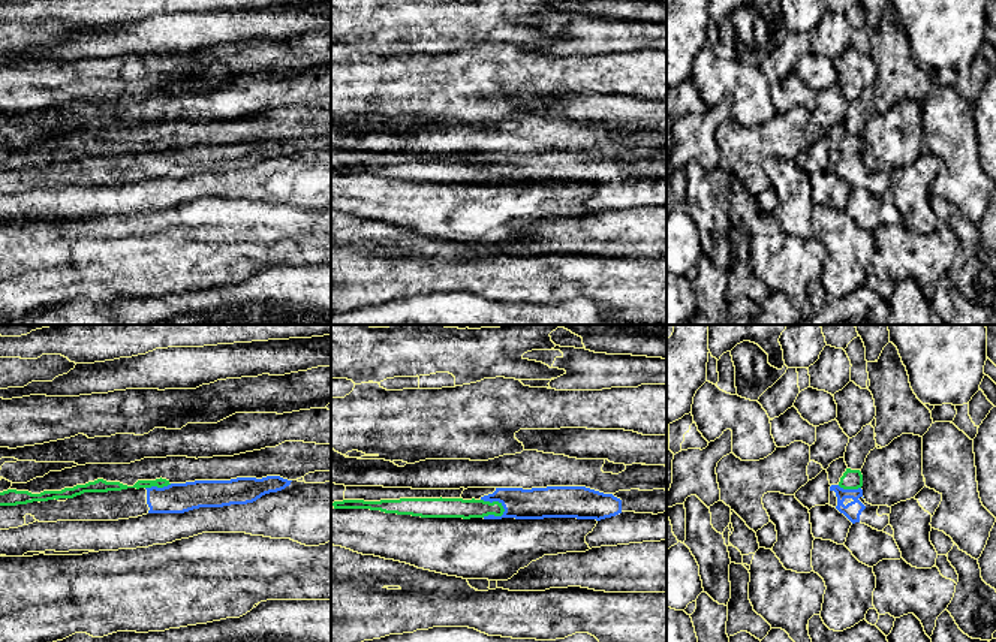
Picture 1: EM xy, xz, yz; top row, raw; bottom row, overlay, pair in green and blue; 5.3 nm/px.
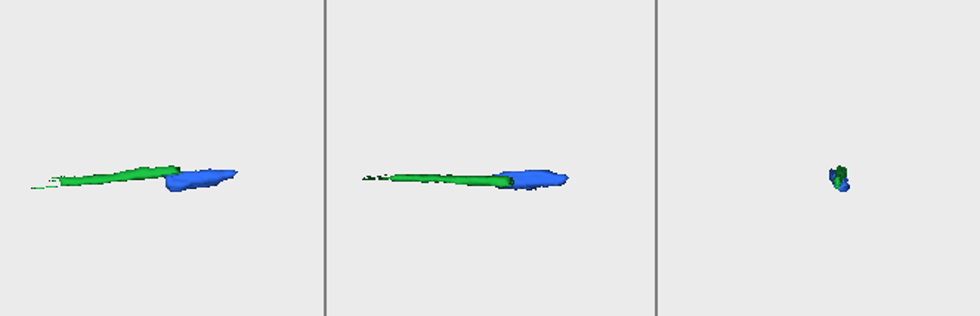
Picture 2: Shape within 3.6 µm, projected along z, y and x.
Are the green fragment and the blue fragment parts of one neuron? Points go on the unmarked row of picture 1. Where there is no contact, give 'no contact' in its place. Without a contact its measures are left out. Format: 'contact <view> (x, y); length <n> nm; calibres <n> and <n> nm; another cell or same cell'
contact xz (496, 166); length 150 nm; calibres 110 and 170 nm; another cell

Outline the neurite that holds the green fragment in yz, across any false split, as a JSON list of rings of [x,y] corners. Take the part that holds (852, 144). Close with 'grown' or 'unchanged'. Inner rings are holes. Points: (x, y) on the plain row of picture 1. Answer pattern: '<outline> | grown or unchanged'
[[[839,123],[827,133],[830,150],[839,150],[843,154],[858,154],[863,151],[863,139],[860,135],[851,135],[845,123]]] | grown

